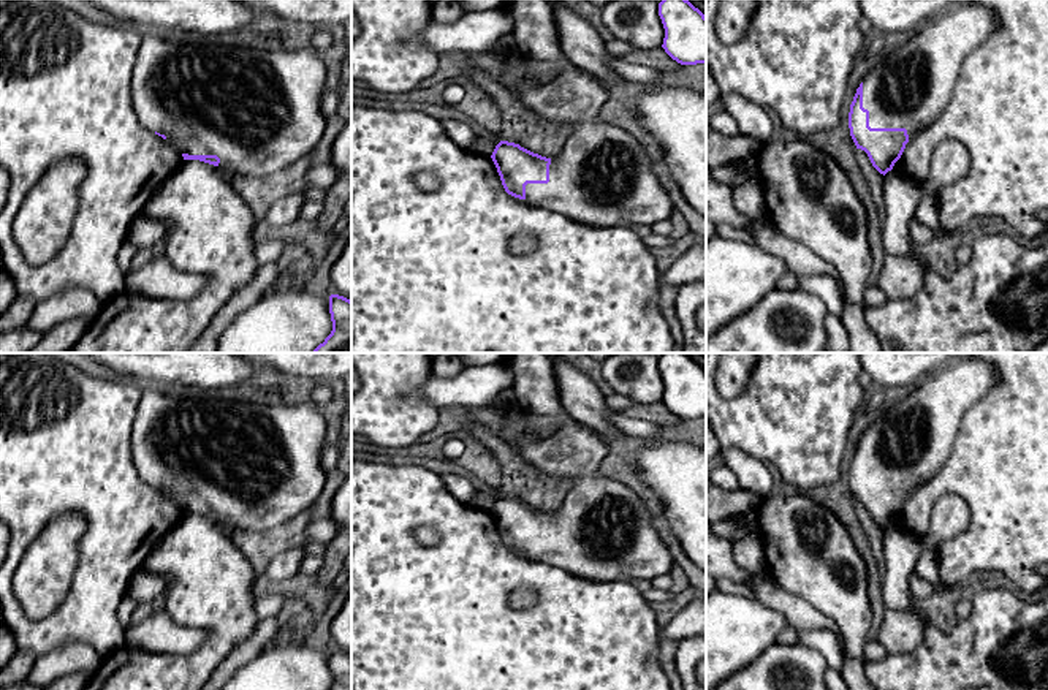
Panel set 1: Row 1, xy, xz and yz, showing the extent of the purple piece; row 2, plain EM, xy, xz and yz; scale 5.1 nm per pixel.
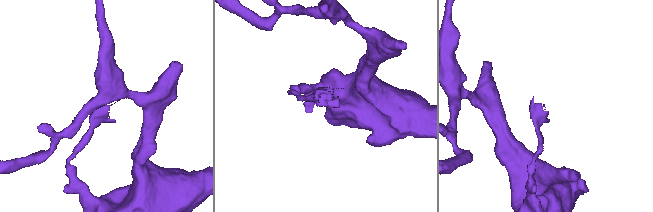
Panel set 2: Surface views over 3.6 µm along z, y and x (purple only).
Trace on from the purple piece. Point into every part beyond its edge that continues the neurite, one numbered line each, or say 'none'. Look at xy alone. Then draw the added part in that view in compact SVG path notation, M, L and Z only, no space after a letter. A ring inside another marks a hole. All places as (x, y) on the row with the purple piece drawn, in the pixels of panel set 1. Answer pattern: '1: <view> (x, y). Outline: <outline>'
1: xy (258, 111). Outline: M142 30L131 76L139 122L165 135L188 155L217 155L218 169L234 177L266 177L306 158L320 141L326 117L321 98L326 65L317 49L264 51L260 46L187 44L157 30Z

